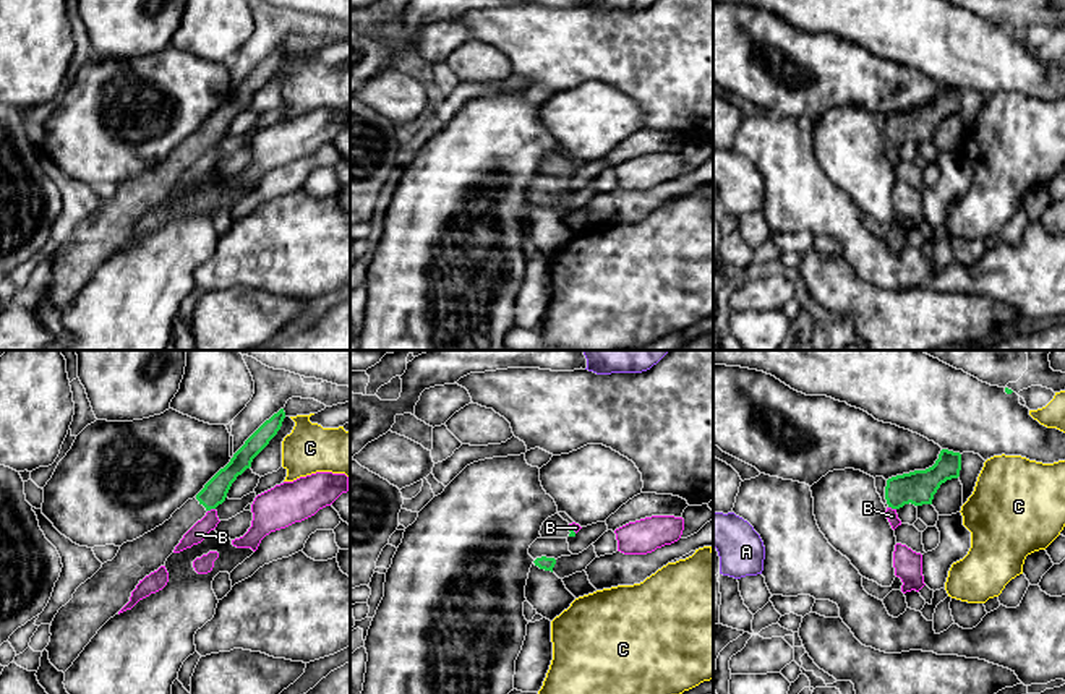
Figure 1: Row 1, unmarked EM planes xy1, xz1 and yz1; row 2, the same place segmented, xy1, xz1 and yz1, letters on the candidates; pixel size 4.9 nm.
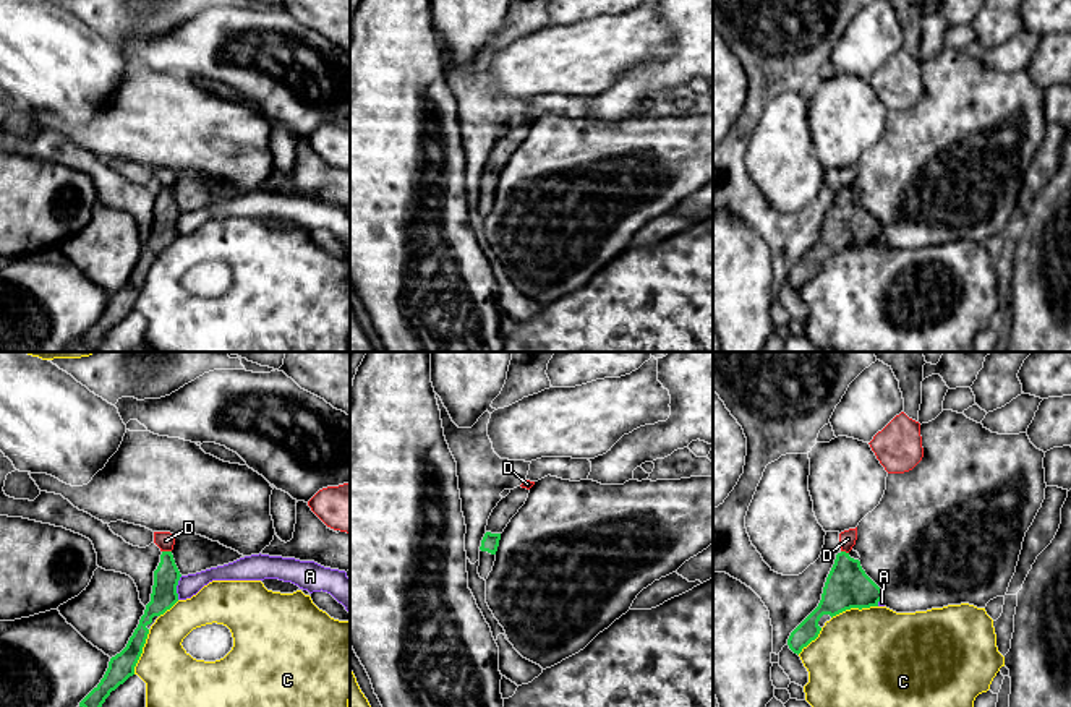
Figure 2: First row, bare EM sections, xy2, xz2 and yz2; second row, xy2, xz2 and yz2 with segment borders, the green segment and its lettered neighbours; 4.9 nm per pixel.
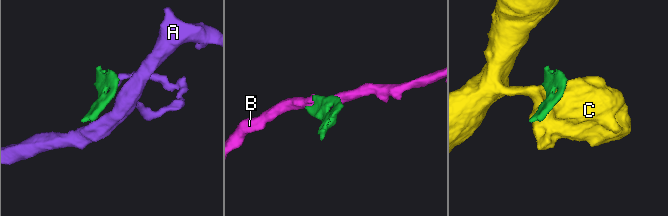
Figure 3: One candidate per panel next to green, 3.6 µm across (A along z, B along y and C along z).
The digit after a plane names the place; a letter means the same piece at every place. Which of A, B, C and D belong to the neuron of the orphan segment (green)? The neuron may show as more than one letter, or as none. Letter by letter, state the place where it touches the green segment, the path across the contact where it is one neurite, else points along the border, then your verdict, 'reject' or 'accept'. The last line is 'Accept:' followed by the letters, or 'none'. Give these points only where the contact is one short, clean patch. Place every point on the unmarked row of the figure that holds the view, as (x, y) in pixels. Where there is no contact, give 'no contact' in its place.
A: contact xy2 (175, 224); border xy2 (182, 213), (177, 222), (177, 235); reject
B: contact xy1 (211, 145); border xy1 (214, 145), (208, 148); reject
C: contact yz2 (854, 244); reject
D: contact xy2 (167, 188); border xy2 (162, 187), (170, 188); reject
Accept: none

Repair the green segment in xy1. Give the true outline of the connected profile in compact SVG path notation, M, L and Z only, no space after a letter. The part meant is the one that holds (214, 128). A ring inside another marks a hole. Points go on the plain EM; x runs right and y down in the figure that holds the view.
M284 45L266 57L233 91L204 125L177 146L169 157L143 174L120 183L112 198L84 221L58 246L45 284L50 300L66 308L97 268L130 238L131 229L151 209L165 201L183 172L227 135L232 120L277 71L285 55Z

